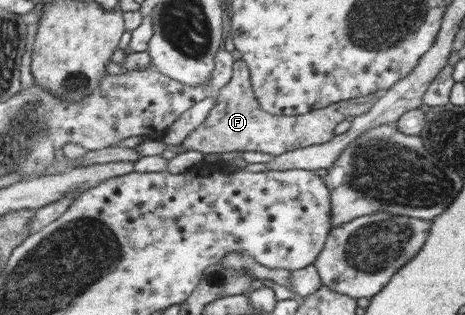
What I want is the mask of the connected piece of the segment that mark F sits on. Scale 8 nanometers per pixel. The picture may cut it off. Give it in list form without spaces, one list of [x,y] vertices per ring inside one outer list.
[[[241,58],[236,60],[234,76],[217,94],[214,107],[208,117],[183,142],[187,151],[205,155],[228,152],[259,152],[273,156],[283,155],[298,149],[323,145],[336,138],[337,123],[359,114],[359,106],[343,100],[309,114],[276,116],[261,109],[253,91],[251,70]]]

